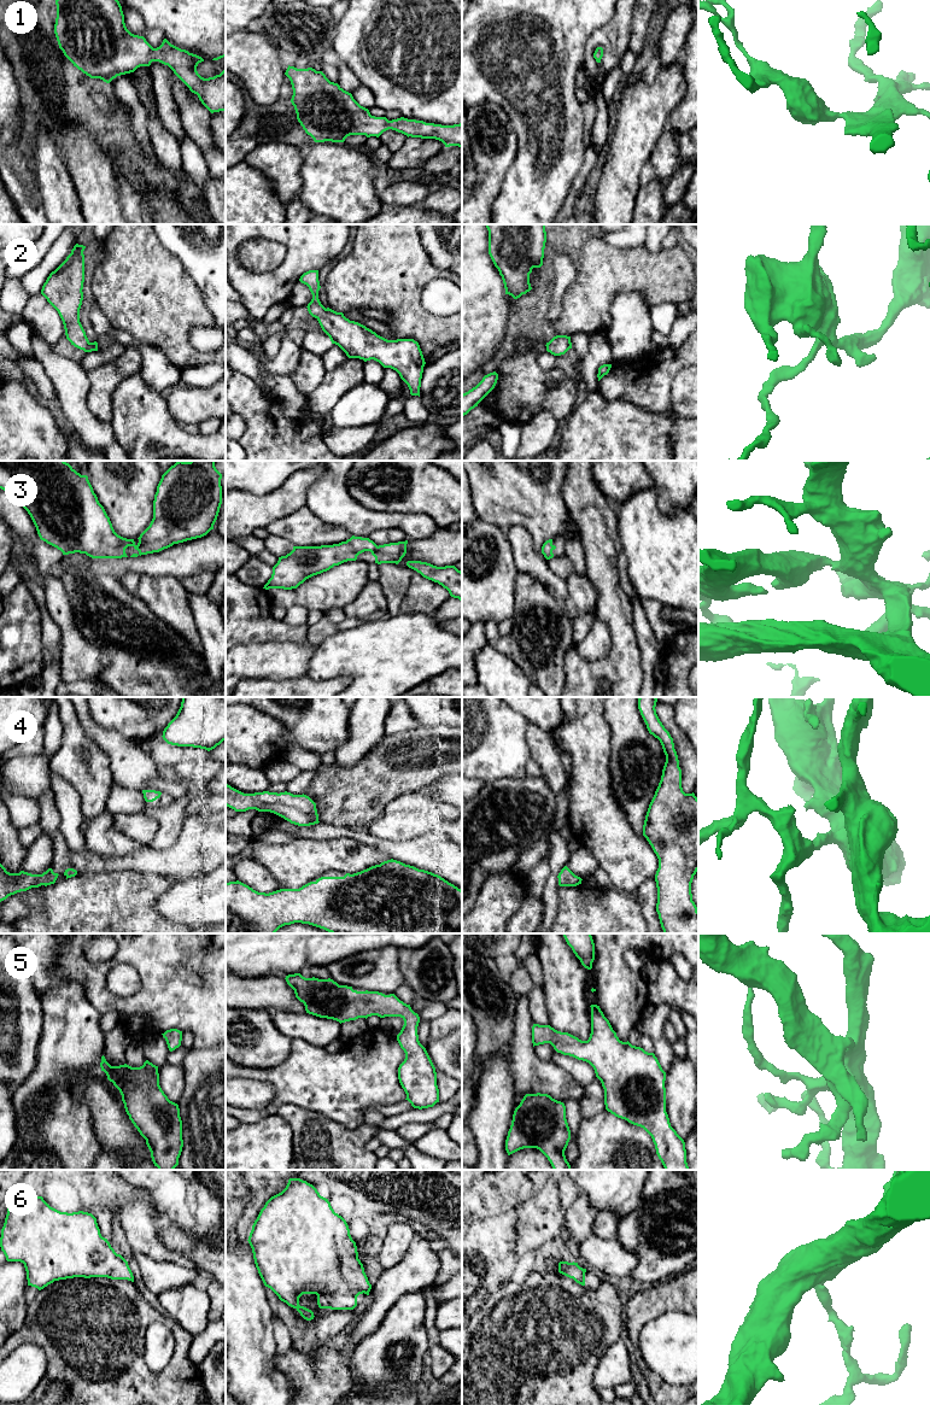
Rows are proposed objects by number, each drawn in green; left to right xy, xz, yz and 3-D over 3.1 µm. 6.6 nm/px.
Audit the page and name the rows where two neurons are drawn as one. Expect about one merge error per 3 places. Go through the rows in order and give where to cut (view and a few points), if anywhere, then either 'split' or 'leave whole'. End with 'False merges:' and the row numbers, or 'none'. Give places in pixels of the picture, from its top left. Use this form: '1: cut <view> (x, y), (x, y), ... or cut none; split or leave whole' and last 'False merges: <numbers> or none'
1: cut none; leave whole
2: cut none; leave whole
3: cut none; leave whole
4: cut none; leave whole
5: cut none; leave whole
6: cut none; leave whole
False merges: none

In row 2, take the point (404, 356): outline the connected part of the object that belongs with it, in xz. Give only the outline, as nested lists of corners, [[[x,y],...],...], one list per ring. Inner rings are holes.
[[[318,270],[304,273],[299,281],[306,285],[312,294],[312,299],[306,306],[309,314],[318,321],[322,330],[329,336],[332,344],[338,345],[349,358],[359,358],[364,362],[374,359],[384,368],[396,370],[400,379],[408,385],[410,394],[420,397],[421,379],[426,362],[417,341],[414,339],[387,340],[365,326],[350,321],[343,312],[337,312],[329,308],[326,309],[318,299],[318,291],[321,288]]]

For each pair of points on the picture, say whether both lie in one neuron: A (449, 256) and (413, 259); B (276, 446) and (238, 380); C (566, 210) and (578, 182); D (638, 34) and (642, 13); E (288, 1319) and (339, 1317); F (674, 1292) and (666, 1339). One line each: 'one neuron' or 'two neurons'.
A: two neurons
B: one neuron
C: one neuron
D: one neuron
E: one neuron
F: two neurons

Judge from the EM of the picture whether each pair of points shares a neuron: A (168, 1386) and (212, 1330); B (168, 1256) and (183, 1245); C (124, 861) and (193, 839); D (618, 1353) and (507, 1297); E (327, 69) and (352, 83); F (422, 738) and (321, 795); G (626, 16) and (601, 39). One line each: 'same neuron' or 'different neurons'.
A: different neurons
B: different neurons
C: same neuron
D: different neurons
E: different neurons
F: same neuron
G: same neuron

